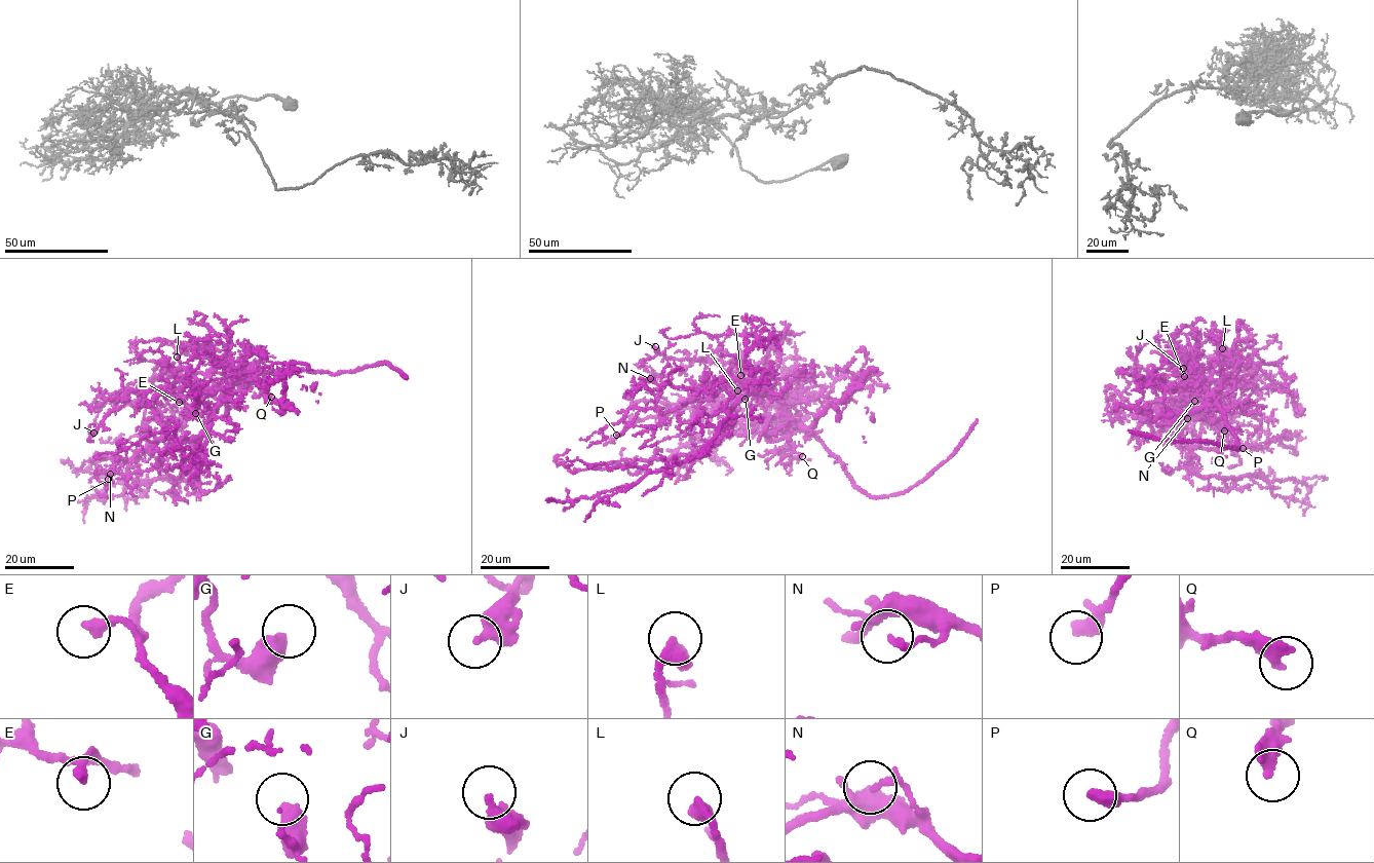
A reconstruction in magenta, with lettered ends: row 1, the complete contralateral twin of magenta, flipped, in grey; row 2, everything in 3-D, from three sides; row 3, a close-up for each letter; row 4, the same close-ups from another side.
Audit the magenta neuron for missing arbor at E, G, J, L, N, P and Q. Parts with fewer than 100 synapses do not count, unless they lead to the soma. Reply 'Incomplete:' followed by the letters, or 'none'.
Incomplete: none

